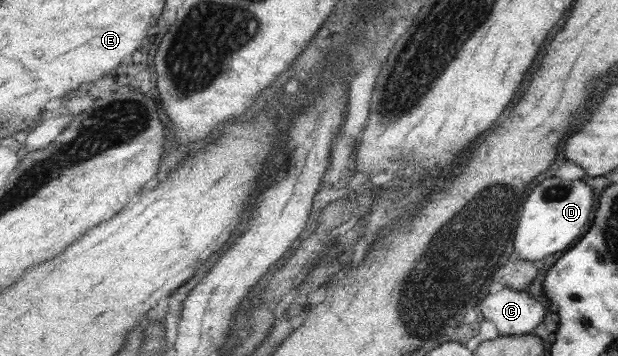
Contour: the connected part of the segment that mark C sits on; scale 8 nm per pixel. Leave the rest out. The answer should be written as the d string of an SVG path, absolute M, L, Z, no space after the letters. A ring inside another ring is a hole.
M511 286L494 295L489 294L481 303L481 319L491 321L501 336L540 332L547 317L548 308L543 303L526 290L516 291Z

